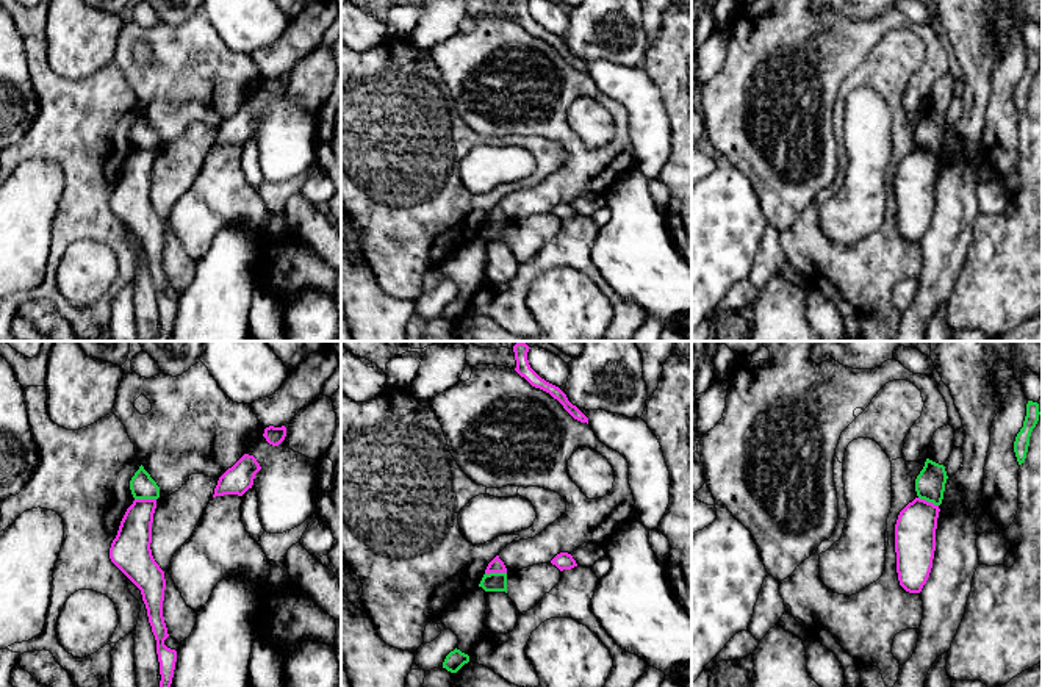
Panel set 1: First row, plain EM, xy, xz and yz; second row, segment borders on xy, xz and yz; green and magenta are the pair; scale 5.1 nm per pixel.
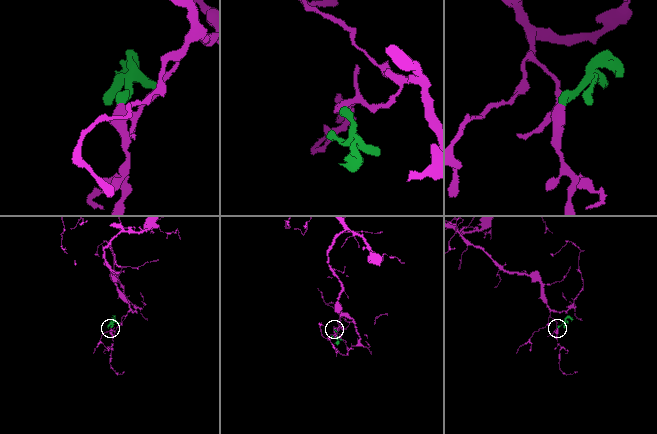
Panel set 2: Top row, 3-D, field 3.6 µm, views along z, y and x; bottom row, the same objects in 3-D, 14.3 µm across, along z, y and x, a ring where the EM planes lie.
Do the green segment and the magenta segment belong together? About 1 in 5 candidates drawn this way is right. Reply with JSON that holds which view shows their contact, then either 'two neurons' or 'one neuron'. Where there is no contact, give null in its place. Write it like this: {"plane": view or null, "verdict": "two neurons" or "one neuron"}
{"plane": "xy", "verdict": "two neurons"}

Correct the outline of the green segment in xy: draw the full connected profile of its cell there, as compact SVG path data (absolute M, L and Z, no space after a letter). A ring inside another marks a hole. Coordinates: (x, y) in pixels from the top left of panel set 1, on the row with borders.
M141 465L130 480L130 490L135 499L158 499L160 487Z

